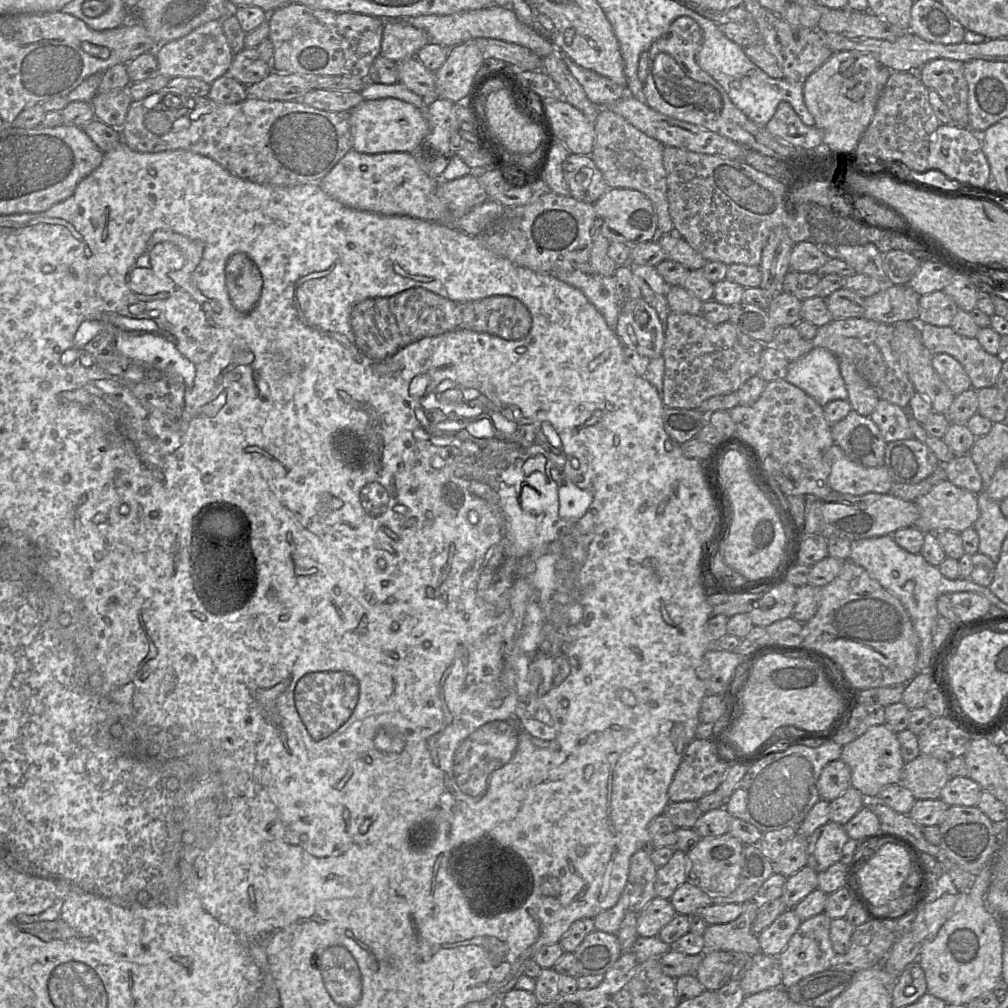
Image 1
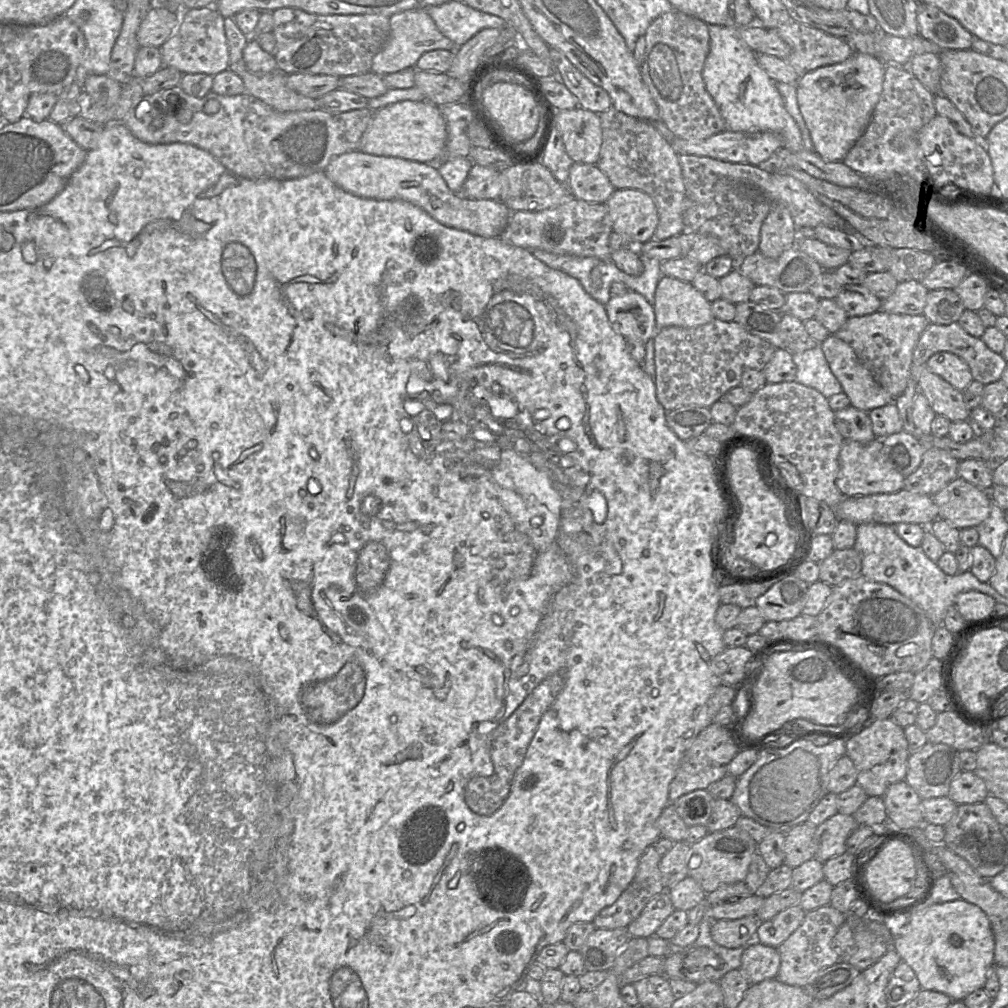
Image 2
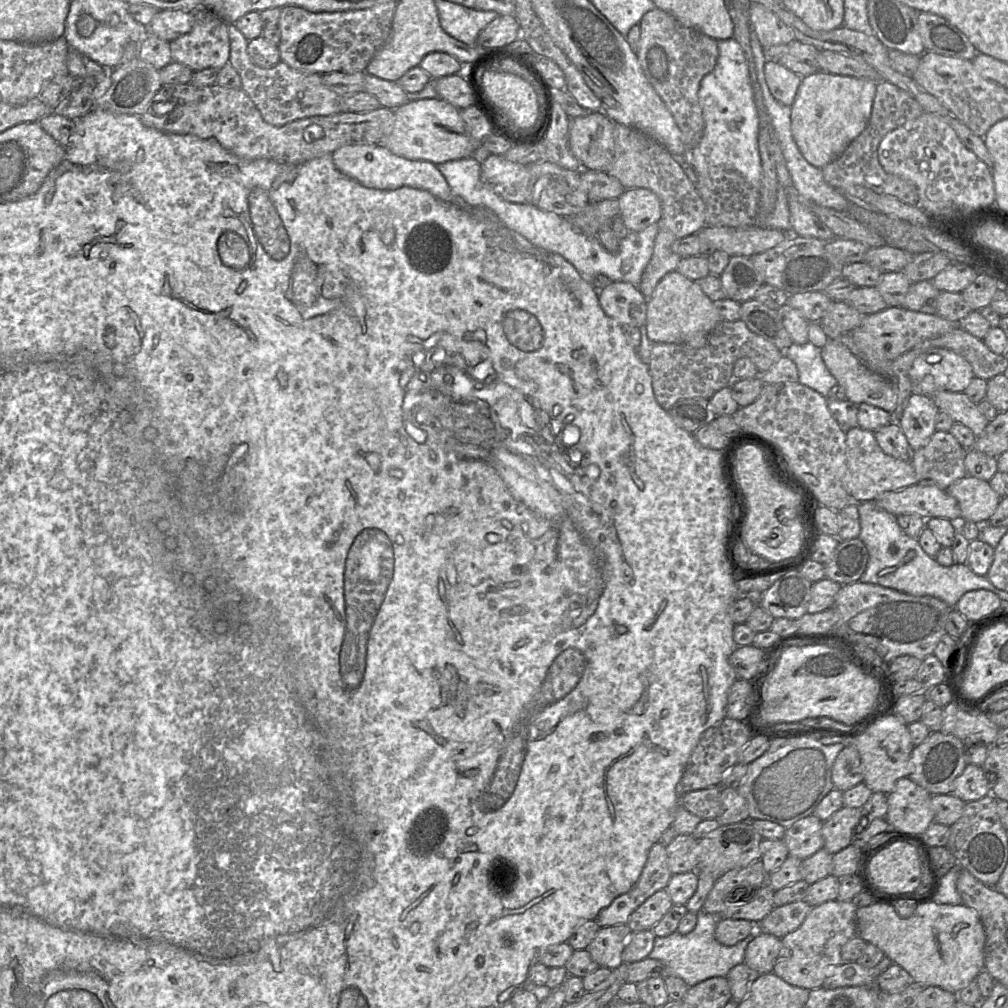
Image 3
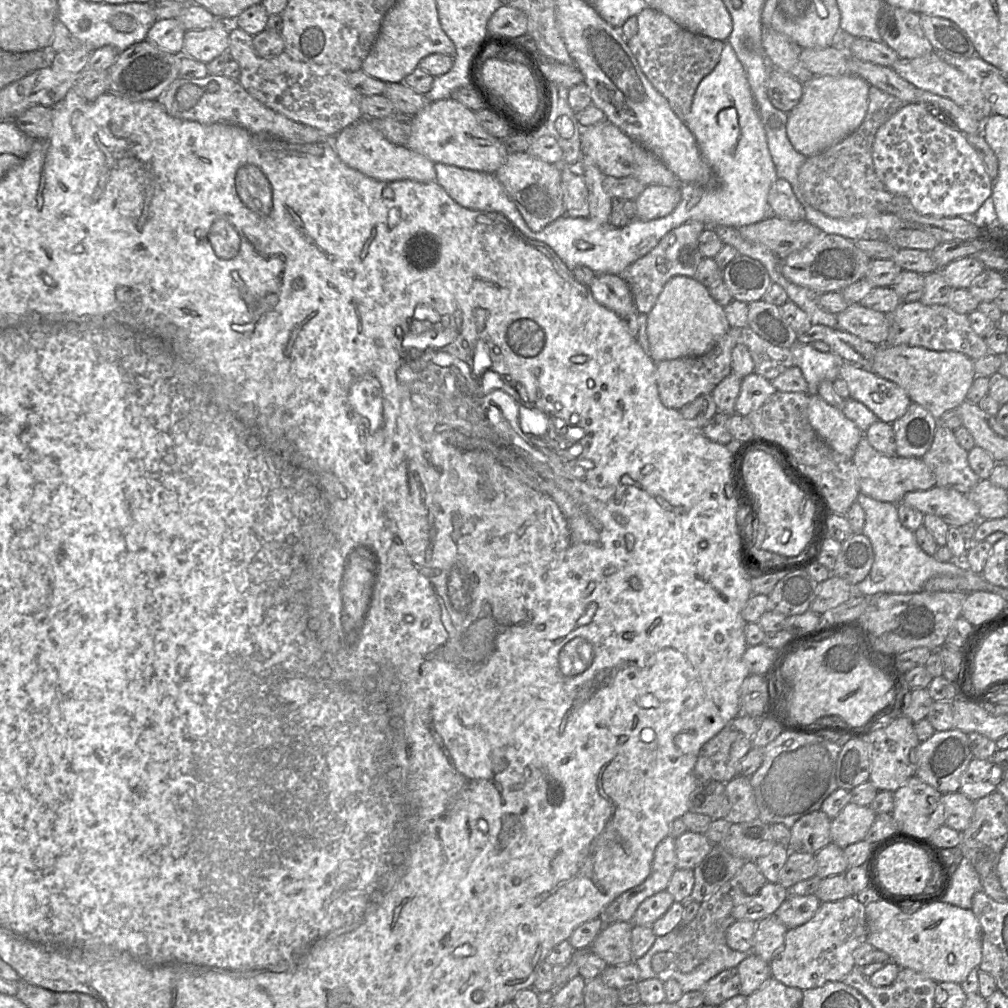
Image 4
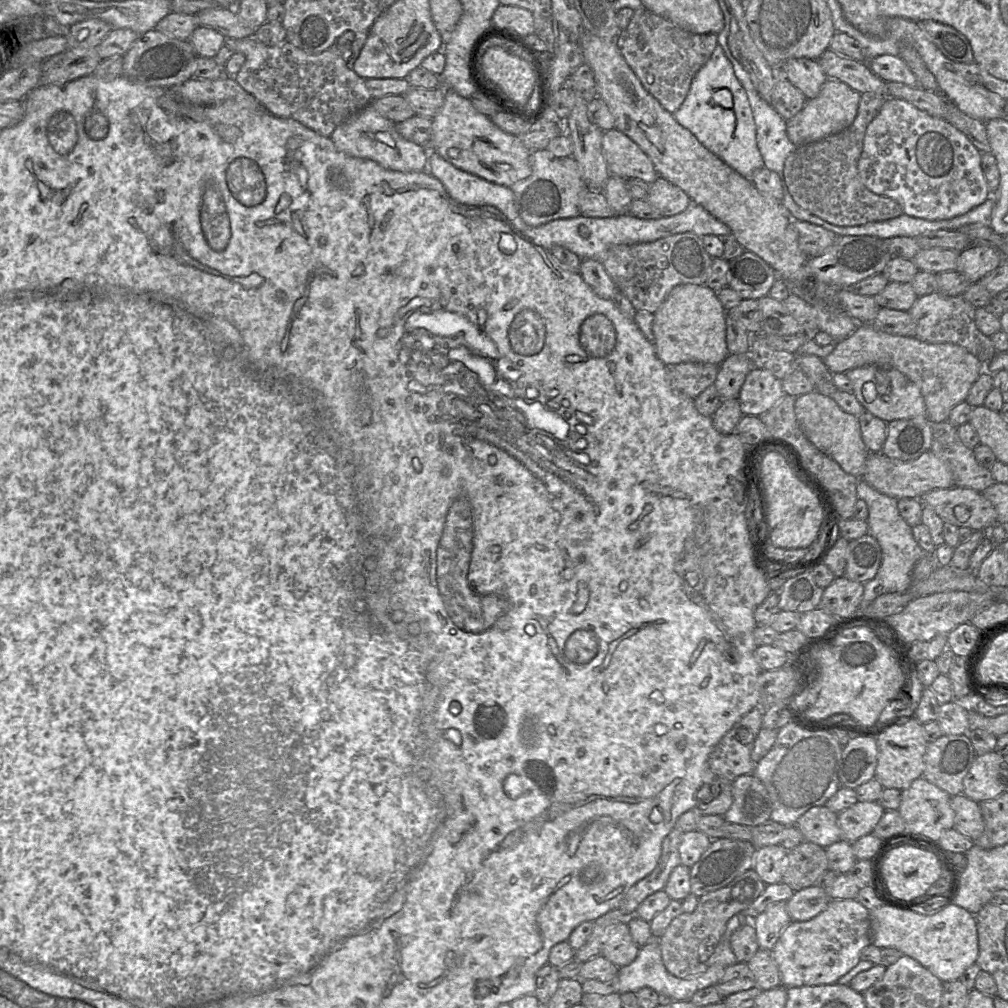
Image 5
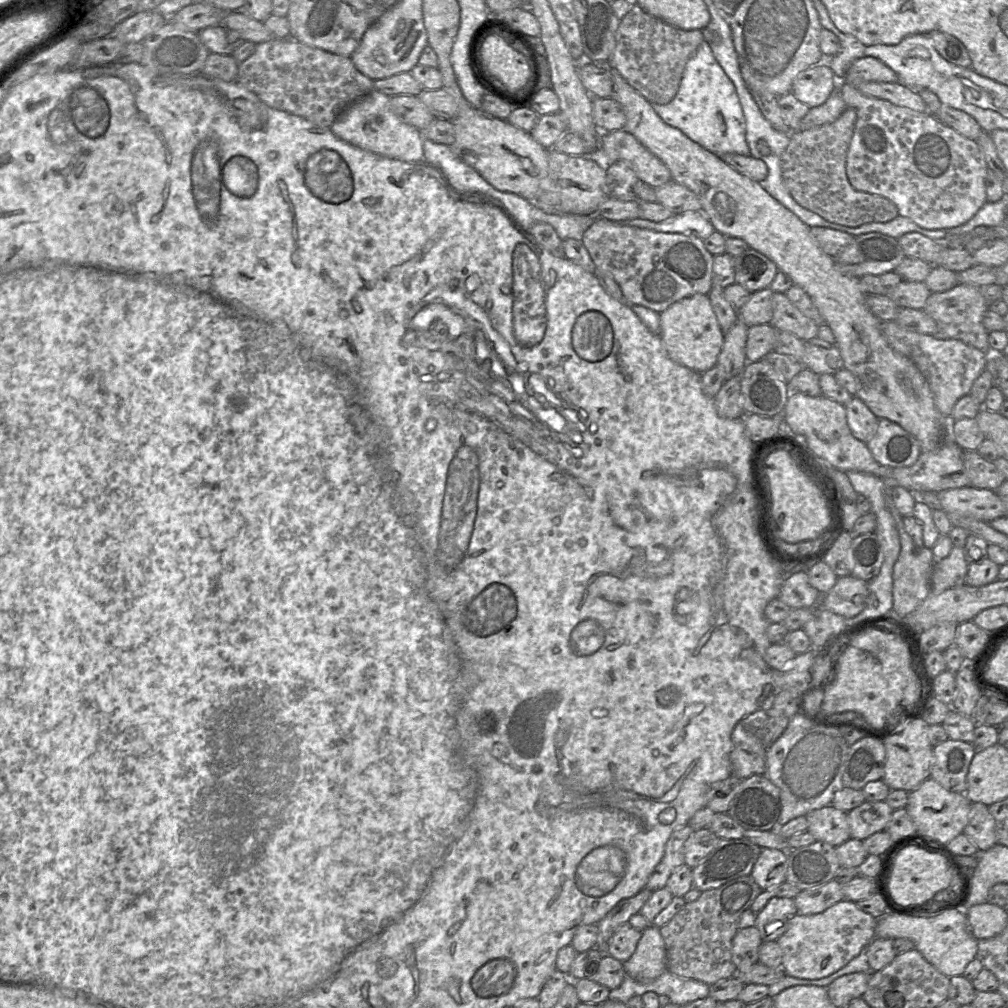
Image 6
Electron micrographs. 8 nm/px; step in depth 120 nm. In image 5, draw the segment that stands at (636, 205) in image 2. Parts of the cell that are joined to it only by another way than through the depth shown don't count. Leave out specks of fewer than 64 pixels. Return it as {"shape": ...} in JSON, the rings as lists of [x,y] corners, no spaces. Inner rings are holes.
{"shape":[[[659,176],[650,184],[647,202],[663,217],[671,217],[685,211],[692,200],[681,188]]]}

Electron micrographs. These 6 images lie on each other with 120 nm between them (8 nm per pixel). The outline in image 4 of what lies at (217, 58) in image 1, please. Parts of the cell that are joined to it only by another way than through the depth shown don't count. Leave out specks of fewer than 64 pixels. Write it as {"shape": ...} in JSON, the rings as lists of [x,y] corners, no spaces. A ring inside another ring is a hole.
{"shape":[[[218,18],[209,28],[187,30],[182,55],[208,64],[229,48],[229,34],[233,22]]]}

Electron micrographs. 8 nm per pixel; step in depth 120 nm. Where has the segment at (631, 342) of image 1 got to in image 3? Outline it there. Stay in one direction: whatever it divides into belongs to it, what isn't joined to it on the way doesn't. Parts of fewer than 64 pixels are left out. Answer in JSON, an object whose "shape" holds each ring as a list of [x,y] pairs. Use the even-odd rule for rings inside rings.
{"shape":[[[612,282],[598,292],[607,316],[622,326],[646,327],[648,300],[638,287],[628,282]]]}

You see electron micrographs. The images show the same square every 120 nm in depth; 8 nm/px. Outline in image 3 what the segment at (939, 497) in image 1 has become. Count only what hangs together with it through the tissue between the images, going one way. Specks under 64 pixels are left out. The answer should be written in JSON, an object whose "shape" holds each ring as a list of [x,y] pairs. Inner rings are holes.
{"shape":[[[968,475],[952,483],[945,491],[957,500],[961,520],[977,524],[986,524],[1002,499],[988,481]]]}

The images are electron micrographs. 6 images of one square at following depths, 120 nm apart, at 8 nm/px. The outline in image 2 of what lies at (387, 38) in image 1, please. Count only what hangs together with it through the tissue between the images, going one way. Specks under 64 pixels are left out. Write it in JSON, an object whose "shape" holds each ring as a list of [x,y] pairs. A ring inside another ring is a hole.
{"shape":[[[411,9],[392,14],[389,17],[389,22],[389,38],[382,49],[373,57],[370,69],[371,72],[380,76],[414,67],[425,52],[436,49],[449,51],[457,49],[454,42],[439,31],[426,9]]]}

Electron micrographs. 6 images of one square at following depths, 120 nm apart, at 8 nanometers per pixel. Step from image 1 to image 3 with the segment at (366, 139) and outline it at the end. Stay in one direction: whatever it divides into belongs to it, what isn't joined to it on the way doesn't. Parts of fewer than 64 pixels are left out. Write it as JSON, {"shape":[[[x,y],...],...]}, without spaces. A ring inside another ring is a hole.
{"shape":[[[439,97],[412,100],[392,110],[393,130],[378,144],[383,145],[393,154],[409,160],[429,161],[436,166],[475,155],[476,149],[468,135],[460,110],[445,100]]]}

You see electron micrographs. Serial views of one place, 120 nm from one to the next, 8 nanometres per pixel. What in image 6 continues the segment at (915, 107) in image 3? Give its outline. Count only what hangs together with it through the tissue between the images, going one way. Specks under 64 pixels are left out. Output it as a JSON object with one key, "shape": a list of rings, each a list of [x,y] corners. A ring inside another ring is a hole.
{"shape":[[[847,108],[833,123],[808,130],[790,132],[789,145],[781,157],[782,181],[790,195],[800,206],[829,222],[848,227],[889,222],[899,215],[896,205],[885,197],[856,190],[848,180],[846,159],[855,122],[856,111],[853,108]]]}

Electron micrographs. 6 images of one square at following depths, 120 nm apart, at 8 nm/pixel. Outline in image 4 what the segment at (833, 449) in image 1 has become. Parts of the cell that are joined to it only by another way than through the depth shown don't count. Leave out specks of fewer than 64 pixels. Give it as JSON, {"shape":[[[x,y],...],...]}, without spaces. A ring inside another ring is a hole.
{"shape":[[[864,434],[852,462],[859,474],[860,493],[878,501],[899,504],[908,492],[928,490],[936,486],[935,476],[921,458],[882,454],[870,445]]]}

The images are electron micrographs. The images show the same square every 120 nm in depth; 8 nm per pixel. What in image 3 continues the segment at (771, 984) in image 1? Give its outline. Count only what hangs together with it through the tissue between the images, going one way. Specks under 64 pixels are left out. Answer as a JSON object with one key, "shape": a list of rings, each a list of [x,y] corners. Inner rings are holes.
{"shape":[[[755,931],[746,948],[744,963],[760,975],[771,973],[782,947],[780,938],[763,931]]]}

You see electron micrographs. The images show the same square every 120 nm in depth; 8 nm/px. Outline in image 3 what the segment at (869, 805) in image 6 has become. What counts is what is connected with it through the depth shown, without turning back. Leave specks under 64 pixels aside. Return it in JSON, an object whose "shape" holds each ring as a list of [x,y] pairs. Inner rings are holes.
{"shape":[[[843,807],[823,823],[823,849],[830,854],[836,854],[852,845],[853,837],[863,822],[862,809]]]}

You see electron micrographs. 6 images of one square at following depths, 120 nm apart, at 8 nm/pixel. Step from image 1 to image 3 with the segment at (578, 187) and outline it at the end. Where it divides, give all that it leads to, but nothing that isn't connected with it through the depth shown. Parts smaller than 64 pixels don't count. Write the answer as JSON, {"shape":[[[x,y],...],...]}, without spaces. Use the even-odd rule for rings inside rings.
{"shape":[[[582,169],[579,173],[589,202],[618,199],[626,190],[607,172]]]}

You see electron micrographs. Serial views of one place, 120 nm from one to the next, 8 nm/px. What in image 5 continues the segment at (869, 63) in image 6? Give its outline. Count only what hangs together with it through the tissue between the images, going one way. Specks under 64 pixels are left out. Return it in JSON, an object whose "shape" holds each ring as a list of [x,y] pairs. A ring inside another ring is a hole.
{"shape":[[[880,55],[868,60],[867,63],[871,71],[885,82],[917,86],[916,76],[899,56]]]}

